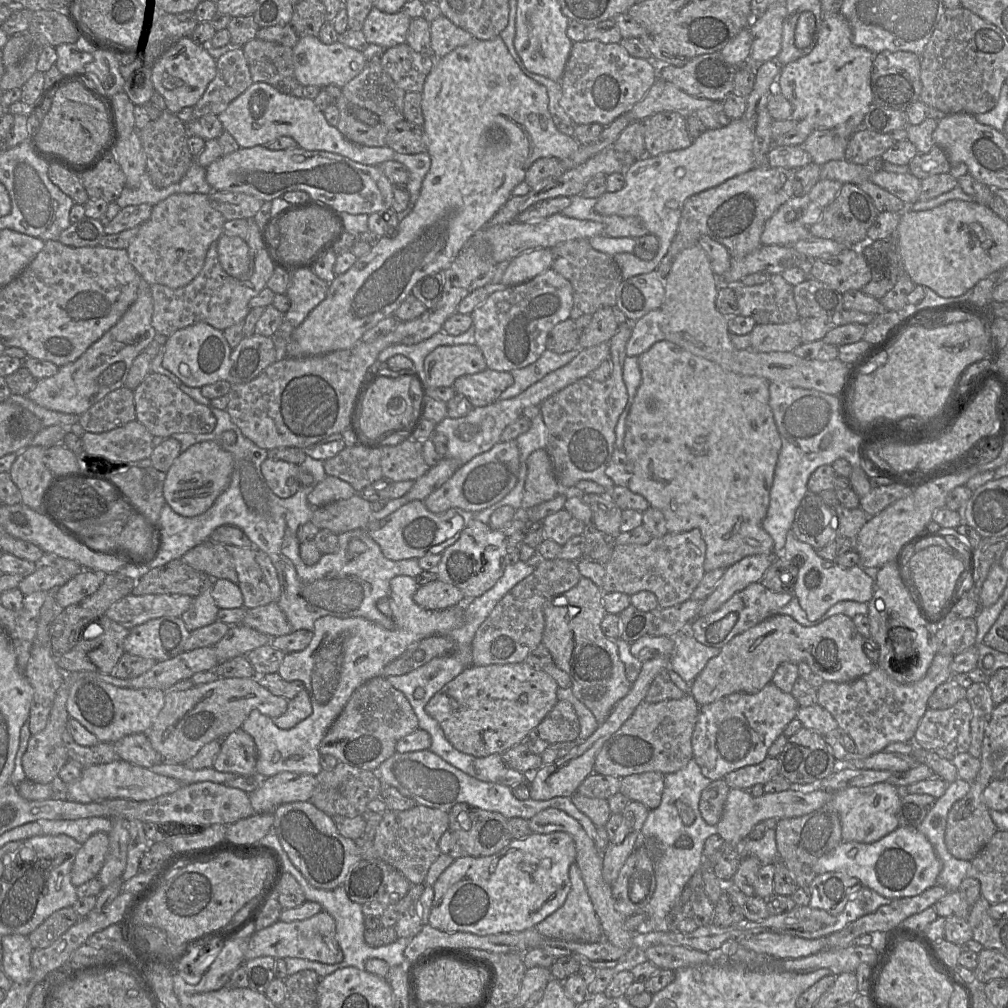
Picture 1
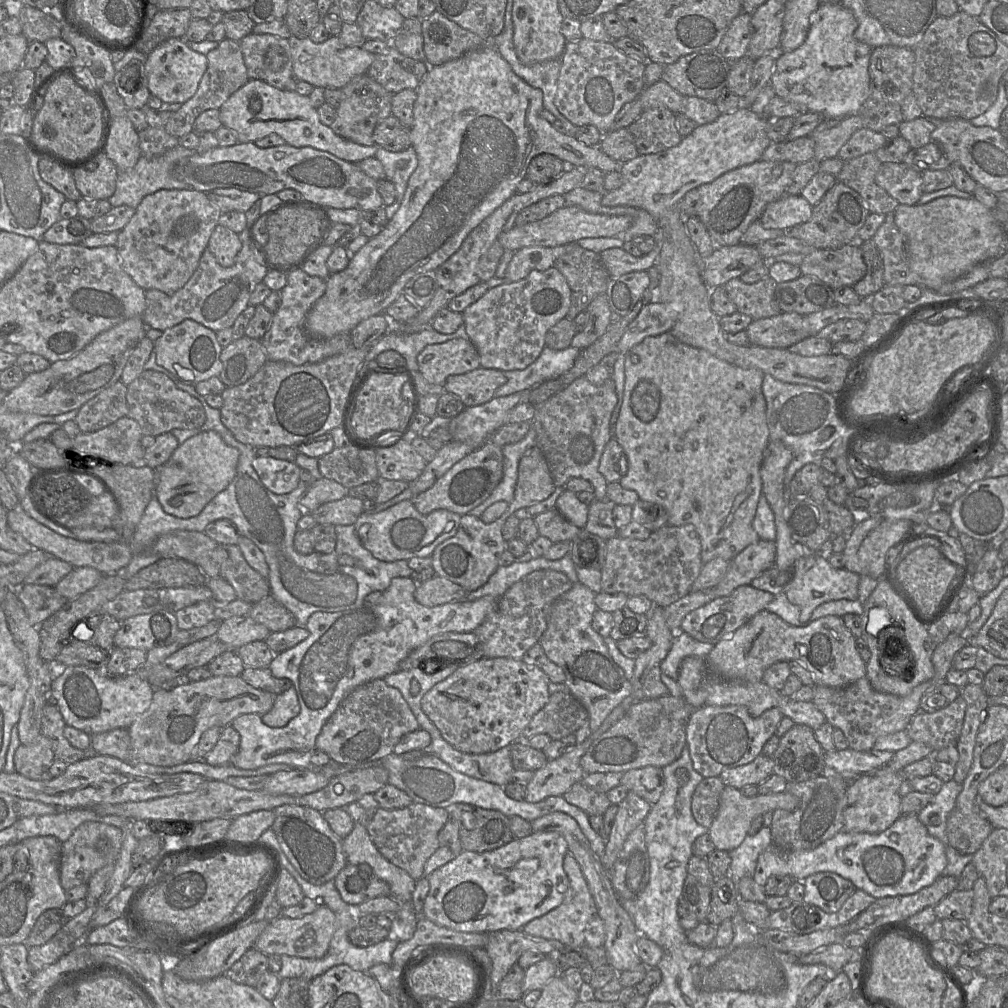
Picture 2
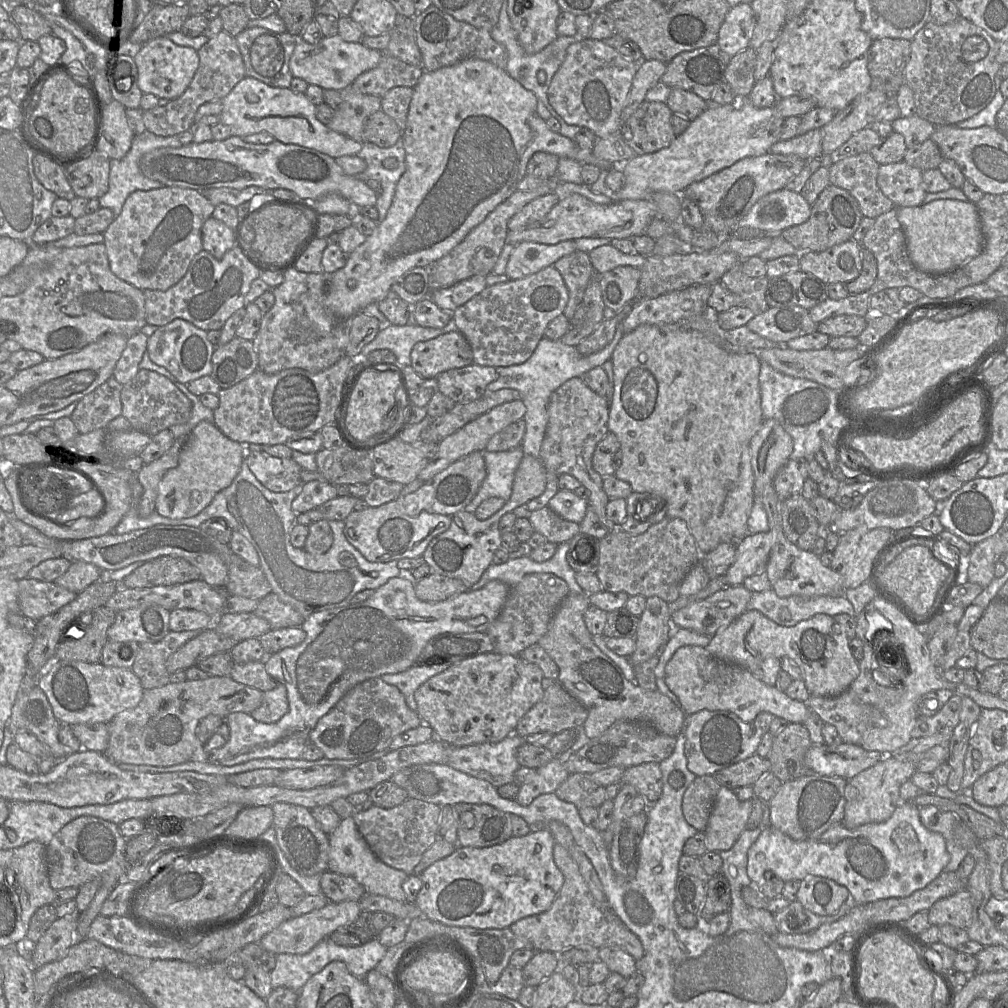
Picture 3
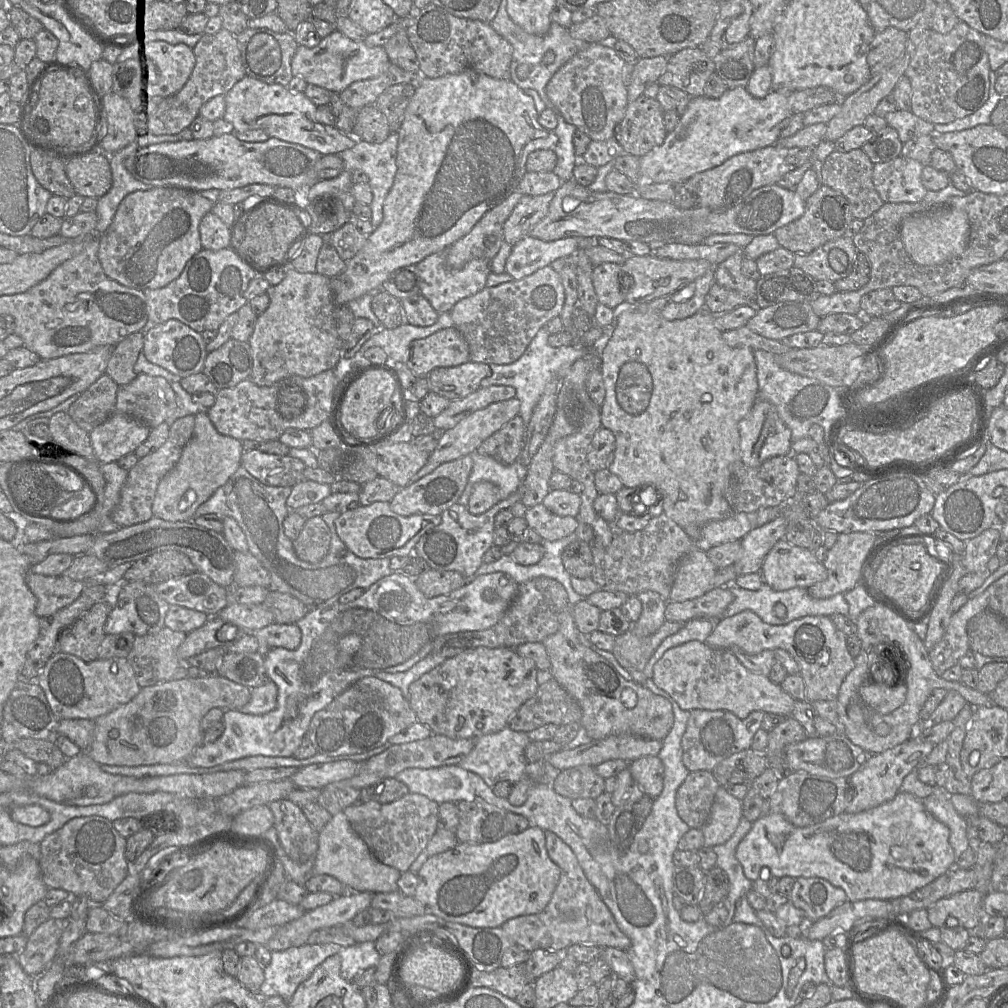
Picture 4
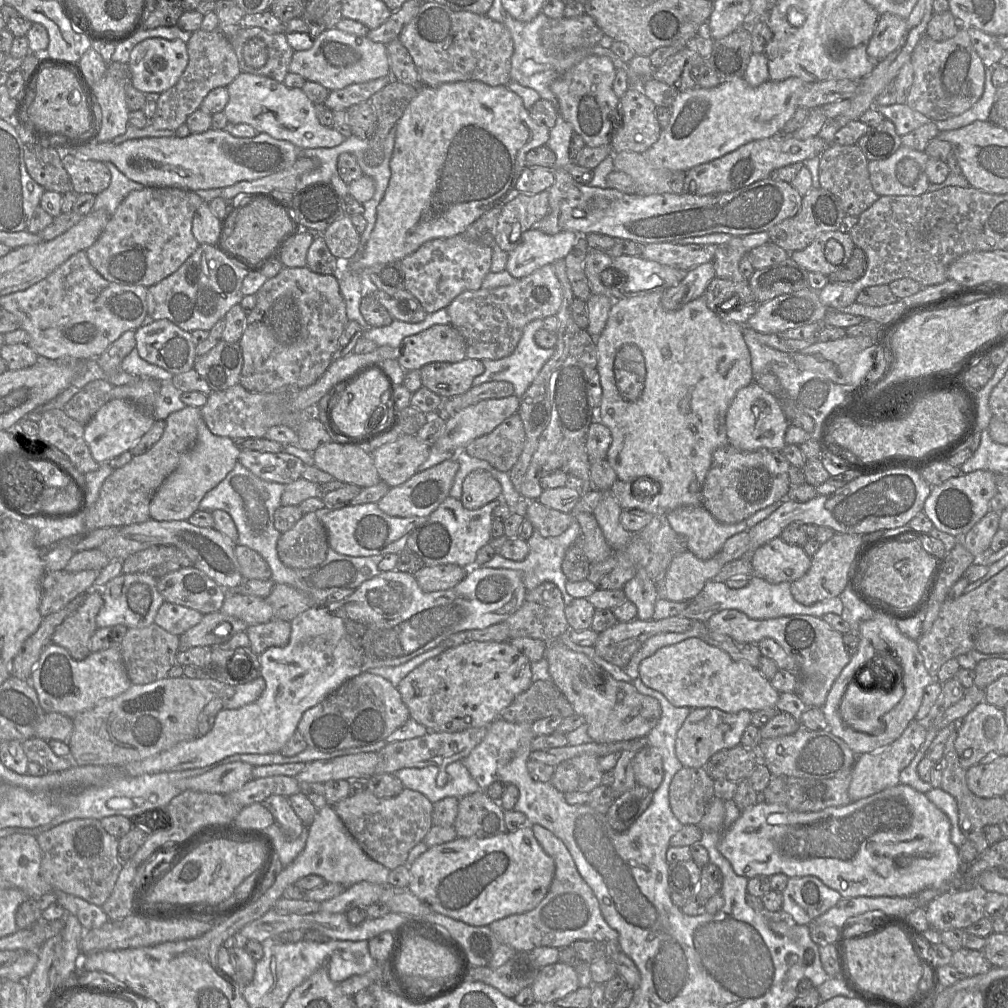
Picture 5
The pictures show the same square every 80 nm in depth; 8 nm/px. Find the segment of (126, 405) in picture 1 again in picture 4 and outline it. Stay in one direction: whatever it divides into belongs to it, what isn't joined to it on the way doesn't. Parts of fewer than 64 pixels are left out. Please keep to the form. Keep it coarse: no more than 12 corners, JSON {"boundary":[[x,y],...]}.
{"boundary":[[105,373],[67,414],[87,432],[116,411],[118,385]]}

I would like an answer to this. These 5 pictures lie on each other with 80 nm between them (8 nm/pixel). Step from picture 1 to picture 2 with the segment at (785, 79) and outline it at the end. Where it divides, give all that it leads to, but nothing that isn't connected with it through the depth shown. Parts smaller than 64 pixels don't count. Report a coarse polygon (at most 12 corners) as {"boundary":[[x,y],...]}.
{"boundary":[[821,3],[770,85],[800,113],[858,113],[873,48]]}

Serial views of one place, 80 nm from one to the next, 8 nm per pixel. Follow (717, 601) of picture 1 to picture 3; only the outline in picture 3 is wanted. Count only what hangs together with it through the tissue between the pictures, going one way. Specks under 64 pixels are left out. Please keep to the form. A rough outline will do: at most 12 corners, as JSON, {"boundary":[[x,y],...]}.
{"boundary":[[771,531],[738,543],[725,574],[727,585],[765,572],[774,544]]}

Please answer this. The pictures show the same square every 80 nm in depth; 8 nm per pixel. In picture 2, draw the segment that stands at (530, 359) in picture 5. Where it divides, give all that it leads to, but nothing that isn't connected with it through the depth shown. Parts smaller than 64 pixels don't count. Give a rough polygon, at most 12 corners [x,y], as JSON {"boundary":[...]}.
{"boundary":[[544,346],[525,369],[504,371],[505,397],[559,377],[580,351]]}

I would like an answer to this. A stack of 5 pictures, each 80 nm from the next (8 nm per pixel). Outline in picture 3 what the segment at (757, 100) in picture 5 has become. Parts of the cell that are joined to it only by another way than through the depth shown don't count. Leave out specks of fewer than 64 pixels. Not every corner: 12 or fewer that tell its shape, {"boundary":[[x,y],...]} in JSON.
{"boundary":[[749,97],[710,105],[668,147],[622,164],[612,200],[682,194],[768,153],[784,121]]}

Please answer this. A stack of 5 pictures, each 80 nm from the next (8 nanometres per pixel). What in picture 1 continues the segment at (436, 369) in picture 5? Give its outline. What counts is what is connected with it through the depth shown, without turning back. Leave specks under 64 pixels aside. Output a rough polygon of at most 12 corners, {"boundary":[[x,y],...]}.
{"boundary":[[485,369],[458,377],[452,387],[474,407],[499,399],[510,372]]}

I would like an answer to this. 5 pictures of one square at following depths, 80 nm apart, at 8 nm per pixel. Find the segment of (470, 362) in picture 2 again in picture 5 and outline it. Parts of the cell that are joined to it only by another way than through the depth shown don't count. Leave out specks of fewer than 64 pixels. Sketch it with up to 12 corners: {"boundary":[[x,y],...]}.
{"boundary":[[450,324],[403,339],[396,359],[405,371],[457,363],[467,345]]}

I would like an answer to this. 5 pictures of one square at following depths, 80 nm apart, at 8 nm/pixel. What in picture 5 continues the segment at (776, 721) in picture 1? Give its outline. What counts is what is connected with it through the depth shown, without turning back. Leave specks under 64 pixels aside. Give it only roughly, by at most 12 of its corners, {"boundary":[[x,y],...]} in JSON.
{"boundary":[[693,709],[676,735],[684,767],[741,745],[748,710]]}

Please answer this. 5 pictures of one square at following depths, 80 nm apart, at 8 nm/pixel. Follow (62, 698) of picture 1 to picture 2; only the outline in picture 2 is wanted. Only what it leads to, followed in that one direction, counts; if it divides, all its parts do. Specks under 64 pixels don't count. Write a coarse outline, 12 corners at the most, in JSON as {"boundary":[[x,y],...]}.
{"boundary":[[44,735],[14,754],[17,773],[32,780],[50,779],[55,760]]}

